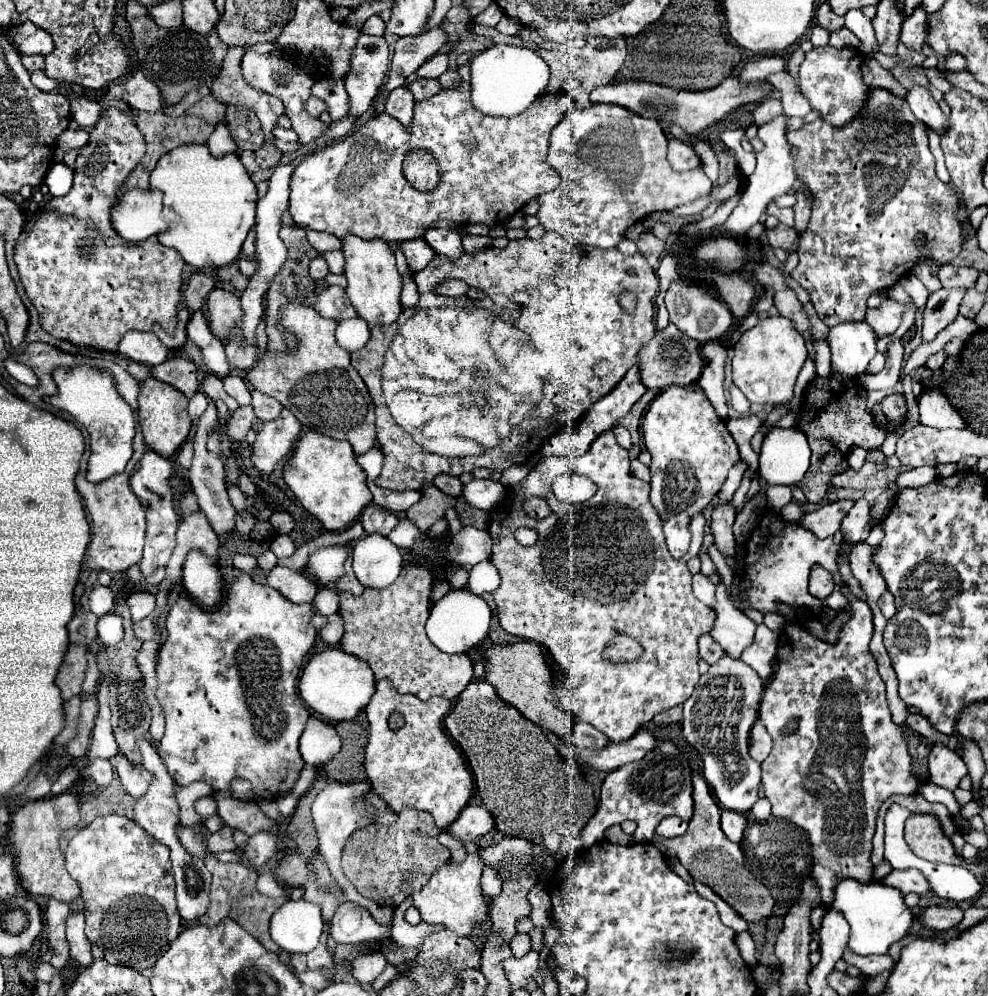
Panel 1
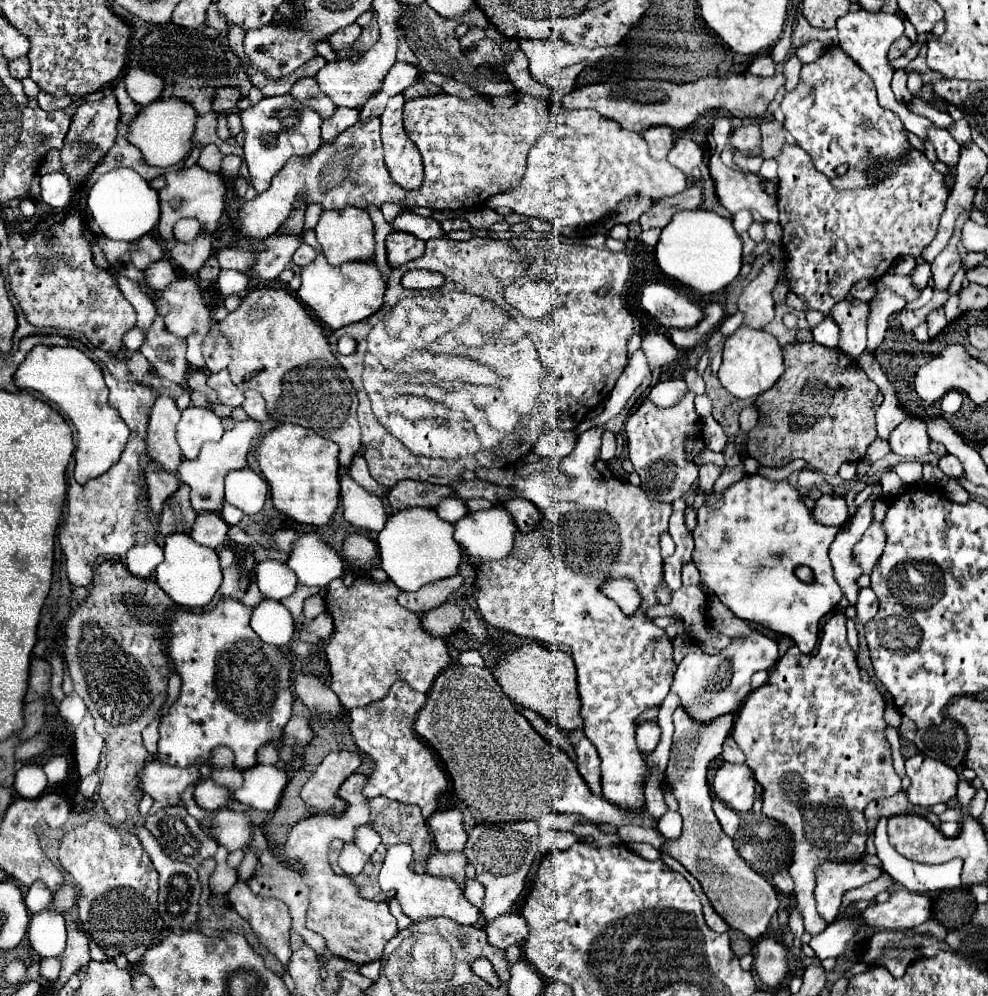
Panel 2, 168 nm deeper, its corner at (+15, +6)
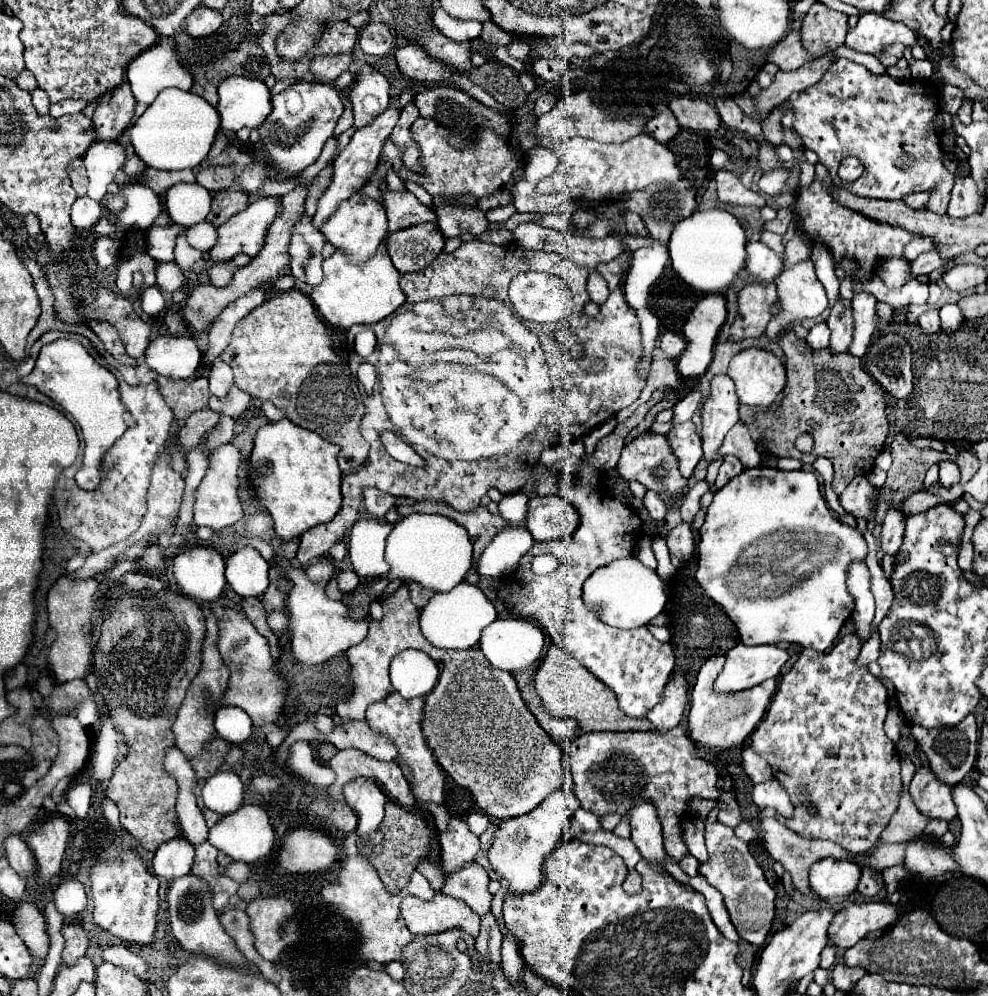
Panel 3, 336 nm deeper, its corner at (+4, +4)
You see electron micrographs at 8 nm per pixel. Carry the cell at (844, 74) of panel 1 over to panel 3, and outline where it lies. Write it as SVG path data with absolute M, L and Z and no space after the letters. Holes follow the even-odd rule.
M839 59L835 65L831 65L827 75L823 75L821 83L799 93L799 99L793 105L795 105L793 129L801 137L803 147L817 153L819 163L827 167L835 187L843 187L861 197L901 201L911 193L931 191L933 187L939 185L937 195L929 197L925 209L937 215L947 213L951 189L955 185L955 175L949 173L941 161L945 151L941 145L941 135L935 129L935 115L939 113L939 89L933 83L929 83L927 79L895 81L889 75L873 75L863 65L857 65L849 59ZM849 155L857 157L865 167L865 173L861 173L861 177L855 179L853 183L841 181L837 175L839 163Z

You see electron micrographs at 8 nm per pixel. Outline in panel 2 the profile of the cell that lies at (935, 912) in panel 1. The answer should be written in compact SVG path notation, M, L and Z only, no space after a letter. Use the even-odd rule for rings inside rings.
M900 889L886 903L872 903L866 909L866 925L878 929L914 929L934 919L934 903L928 895Z

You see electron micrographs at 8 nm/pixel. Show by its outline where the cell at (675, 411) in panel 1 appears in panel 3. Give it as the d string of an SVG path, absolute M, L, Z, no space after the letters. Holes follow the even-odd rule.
M641 433L635 441L625 445L621 459L615 467L615 473L623 481L639 481L651 491L677 493L677 491L685 491L689 485L689 481L679 475L677 459L675 459L675 455L671 455L671 447L667 447L667 437L655 435L655 433Z

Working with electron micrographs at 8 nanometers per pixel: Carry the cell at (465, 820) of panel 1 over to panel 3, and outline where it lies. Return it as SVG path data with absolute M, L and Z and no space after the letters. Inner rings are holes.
M451 819L447 831L439 837L441 867L445 873L459 871L465 863L471 863L479 851L479 837L469 831L463 819Z

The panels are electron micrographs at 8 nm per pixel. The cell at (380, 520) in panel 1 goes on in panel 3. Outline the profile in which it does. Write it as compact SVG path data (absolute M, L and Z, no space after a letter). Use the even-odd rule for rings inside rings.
M373 487L363 489L363 495L365 495L365 501L363 501L365 509L375 519L383 519L385 513L389 511L389 507L395 505L395 497L387 495L387 493L379 491L379 489L373 489Z

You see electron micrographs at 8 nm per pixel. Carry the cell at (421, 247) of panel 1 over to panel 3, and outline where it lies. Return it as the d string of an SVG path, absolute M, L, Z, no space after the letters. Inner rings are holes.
M435 223L411 225L387 237L387 253L401 273L427 267L443 251L443 245L445 237Z

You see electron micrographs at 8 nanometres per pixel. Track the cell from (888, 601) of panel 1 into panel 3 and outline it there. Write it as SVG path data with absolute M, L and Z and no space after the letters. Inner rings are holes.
M867 529L863 534L867 546L868 553L866 557L866 563L869 565L869 571L871 571L871 593L875 597L875 617L873 617L873 625L879 627L881 619L887 615L891 603L893 603L893 591L891 591L891 583L889 579L883 575L879 563L877 563L877 541L872 533Z

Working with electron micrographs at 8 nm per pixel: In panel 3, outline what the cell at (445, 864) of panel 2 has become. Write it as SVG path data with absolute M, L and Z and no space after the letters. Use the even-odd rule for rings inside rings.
M473 861L473 863L467 863L461 871L447 873L445 887L441 889L441 893L467 903L477 915L485 915L493 899L493 895L487 889L489 881L491 879L487 871Z

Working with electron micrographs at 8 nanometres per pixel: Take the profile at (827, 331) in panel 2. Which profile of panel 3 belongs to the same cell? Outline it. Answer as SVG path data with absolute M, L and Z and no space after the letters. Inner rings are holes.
M817 323L815 327L811 327L805 341L807 341L807 345L809 345L813 351L825 349L827 343L829 343L829 331L827 331L827 325L825 325L825 323Z

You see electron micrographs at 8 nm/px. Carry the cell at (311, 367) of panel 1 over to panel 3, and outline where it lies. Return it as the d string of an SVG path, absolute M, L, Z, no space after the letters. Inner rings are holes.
M291 289L273 295L273 299L253 309L245 319L237 323L237 327L233 329L231 345L219 355L219 359L233 369L235 385L241 391L251 395L253 399L271 401L277 409L285 411L287 419L291 419L295 425L321 435L329 443L335 443L341 449L337 457L341 471L355 471L367 461L369 447L367 441L359 435L359 423L365 407L357 389L357 379L351 373L349 365L345 365L333 351L333 341L327 333L327 327L319 319L315 305L307 295Z

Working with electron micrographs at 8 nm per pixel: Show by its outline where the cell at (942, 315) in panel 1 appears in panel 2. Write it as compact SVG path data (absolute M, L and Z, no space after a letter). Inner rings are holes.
M966 213L964 217L960 217L960 221L956 221L956 233L954 233L952 241L948 243L948 247L932 263L932 281L934 281L936 291L946 291L952 277L960 269L960 253L958 253L956 245L960 243L960 229L962 229L964 221L968 221L968 217L970 215Z

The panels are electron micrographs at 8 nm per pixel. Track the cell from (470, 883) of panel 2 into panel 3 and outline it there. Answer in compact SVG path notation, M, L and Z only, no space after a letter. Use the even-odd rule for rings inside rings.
M491 913L481 917L481 933L475 941L477 953L489 963L489 971L497 971L501 965L501 931Z

